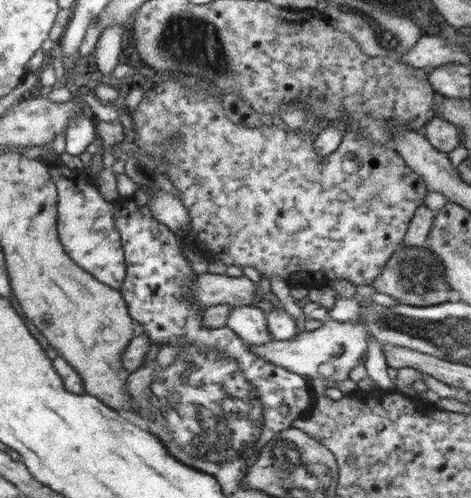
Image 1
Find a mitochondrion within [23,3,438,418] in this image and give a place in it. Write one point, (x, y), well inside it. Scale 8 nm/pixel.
(188, 41)

